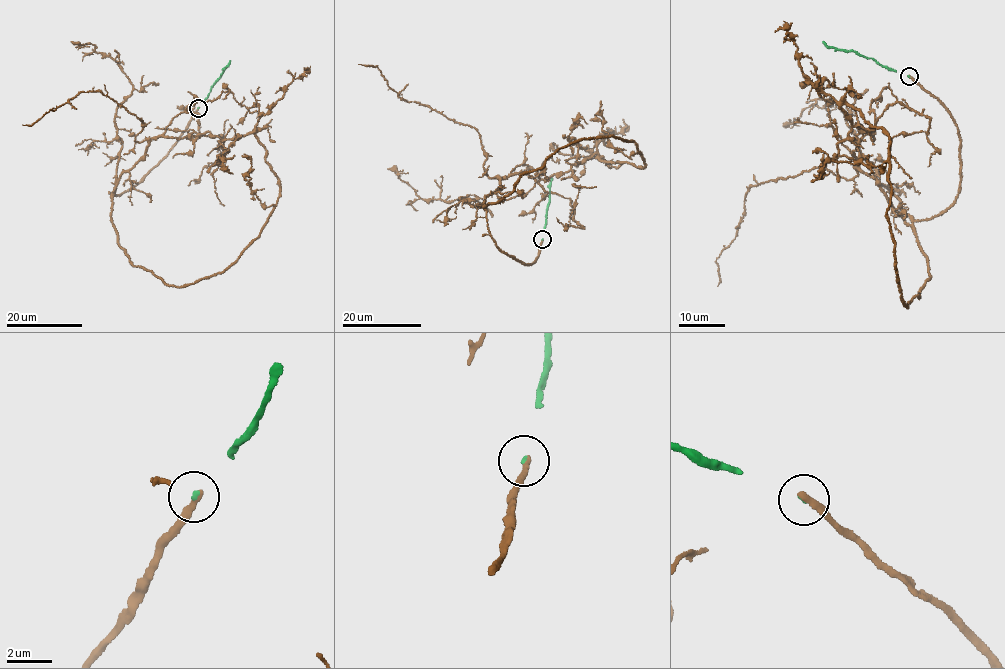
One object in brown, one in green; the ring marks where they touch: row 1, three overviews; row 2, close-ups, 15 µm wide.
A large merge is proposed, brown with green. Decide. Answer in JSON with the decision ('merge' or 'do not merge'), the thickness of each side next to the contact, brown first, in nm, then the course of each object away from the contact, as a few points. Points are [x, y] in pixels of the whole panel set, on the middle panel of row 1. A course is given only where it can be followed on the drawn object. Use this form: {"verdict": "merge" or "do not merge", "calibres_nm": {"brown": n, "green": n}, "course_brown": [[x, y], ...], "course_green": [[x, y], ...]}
{"verdict": "do not merge", "calibres_nm": {"brown": 320, "green": 130}, "course_brown": [[543, 239], [533, 263], [499, 249], [484, 197], [594, 155], [642, 168], [611, 145], [600, 101]], "course_green": [[542, 239], [552, 178]]}

